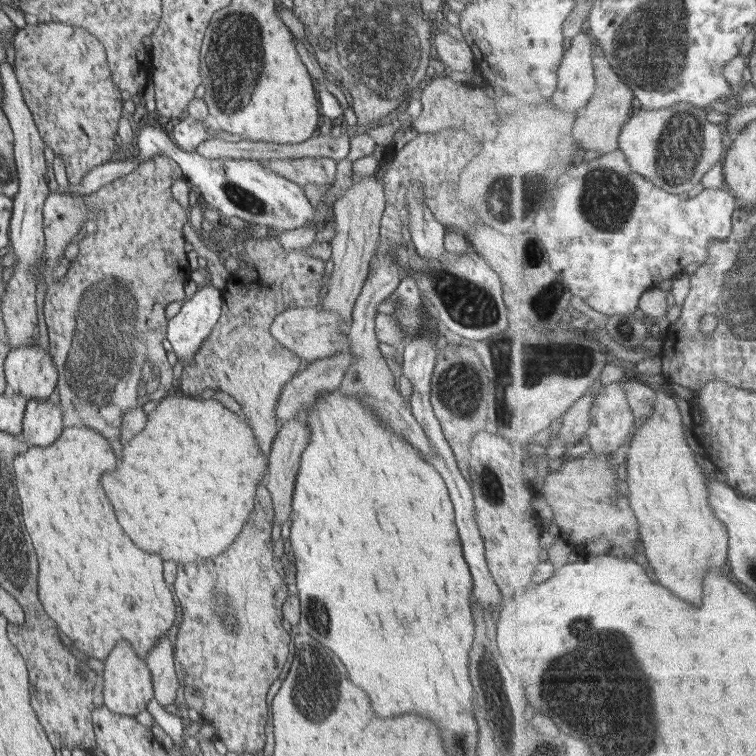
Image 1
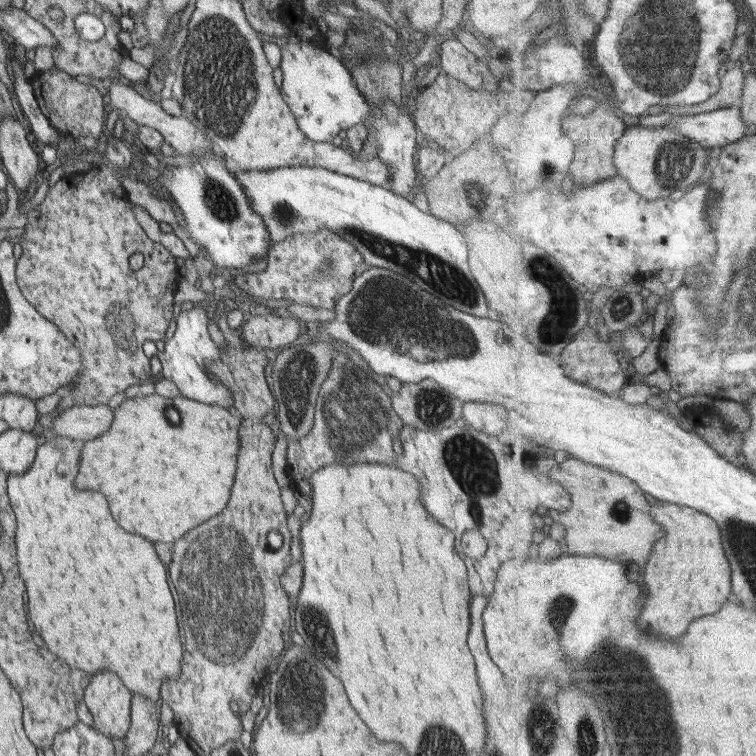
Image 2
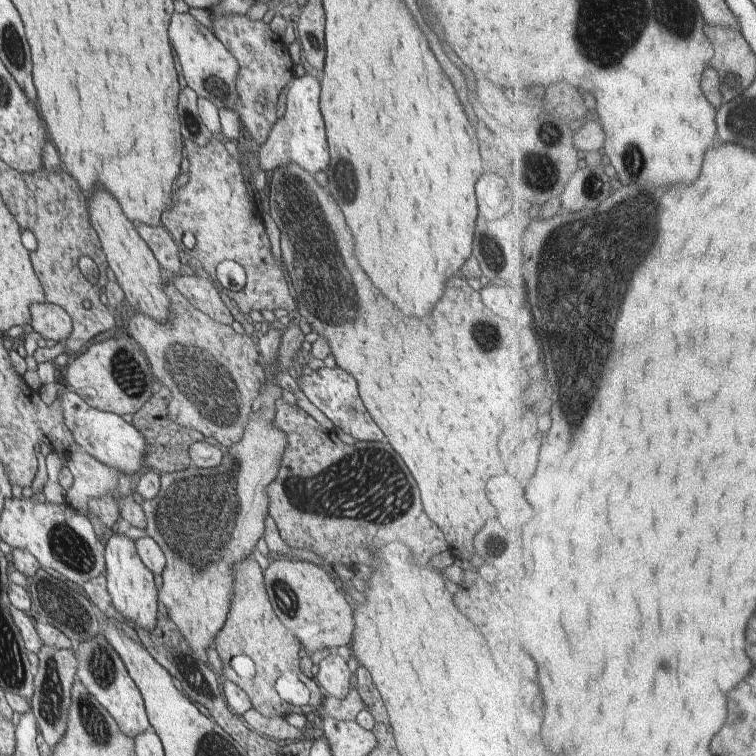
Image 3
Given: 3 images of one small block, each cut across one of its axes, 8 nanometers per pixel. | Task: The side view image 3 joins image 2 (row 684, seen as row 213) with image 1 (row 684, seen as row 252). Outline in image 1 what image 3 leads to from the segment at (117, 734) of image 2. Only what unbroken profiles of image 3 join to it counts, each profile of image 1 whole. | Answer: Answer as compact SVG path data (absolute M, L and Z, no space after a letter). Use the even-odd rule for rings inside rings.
M120 642L110 652L108 660L103 663L105 668L103 672L104 705L113 713L136 717L141 710L147 708L147 704L154 696L152 675L147 662L135 653L130 643Z

